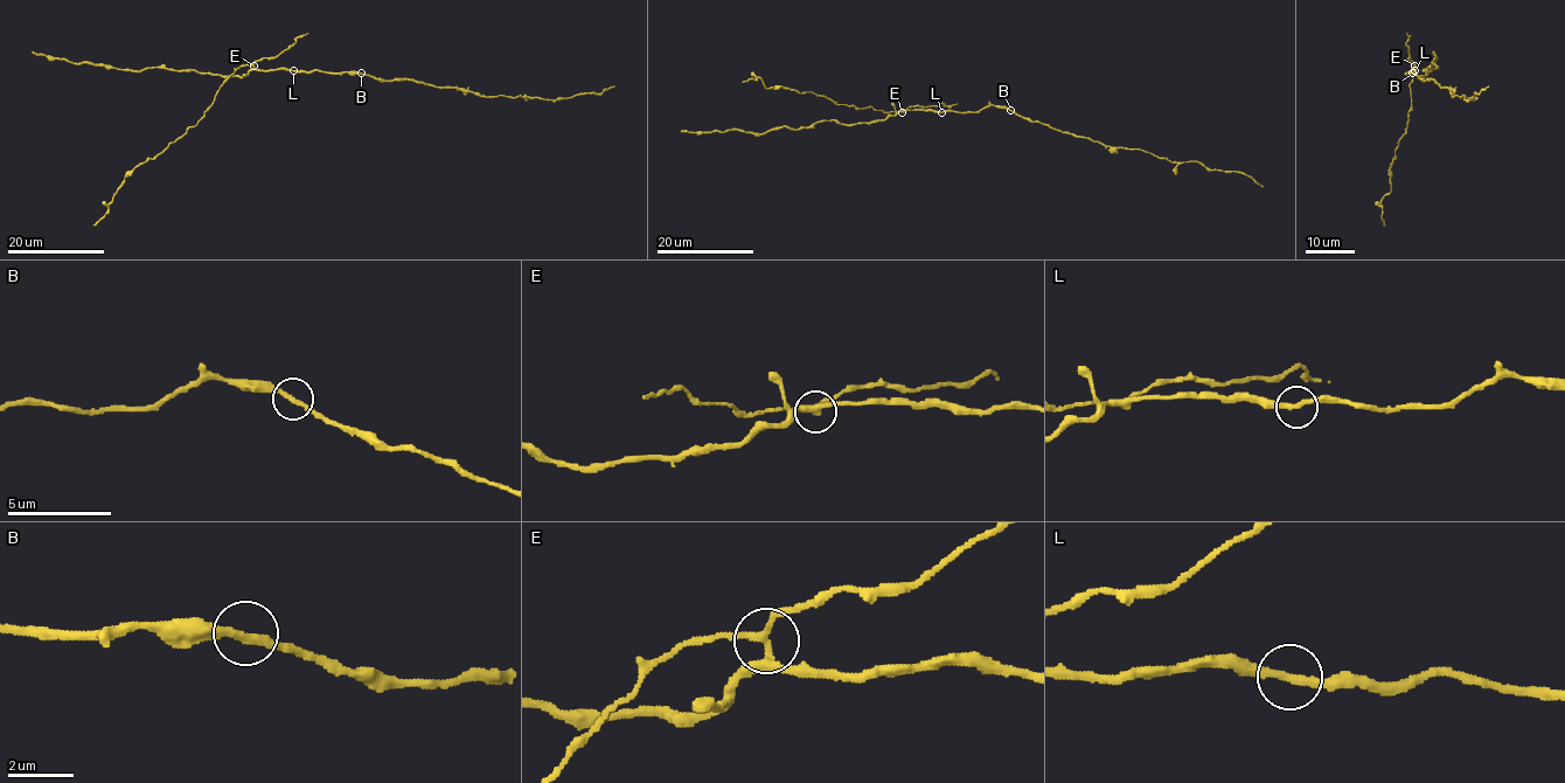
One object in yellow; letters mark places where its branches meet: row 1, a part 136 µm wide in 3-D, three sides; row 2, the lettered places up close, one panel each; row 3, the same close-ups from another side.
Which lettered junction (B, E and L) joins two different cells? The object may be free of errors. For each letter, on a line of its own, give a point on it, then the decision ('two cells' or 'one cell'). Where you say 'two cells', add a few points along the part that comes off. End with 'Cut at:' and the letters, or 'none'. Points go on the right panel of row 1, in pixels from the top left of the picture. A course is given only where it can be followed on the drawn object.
B: at (1412, 73); one cell
E: at (1414, 66); two cells; foreign part runs (1414, 66), (1406, 131), (1395, 151), (1396, 158), (1390, 170), (1391, 191), (1381, 203), (1384, 226)
L: at (1414, 70); one cell
Cut at: E

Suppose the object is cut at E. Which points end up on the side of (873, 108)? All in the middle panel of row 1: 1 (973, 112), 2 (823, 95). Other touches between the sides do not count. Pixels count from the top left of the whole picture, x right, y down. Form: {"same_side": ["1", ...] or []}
{"same_side": ["2"]}

